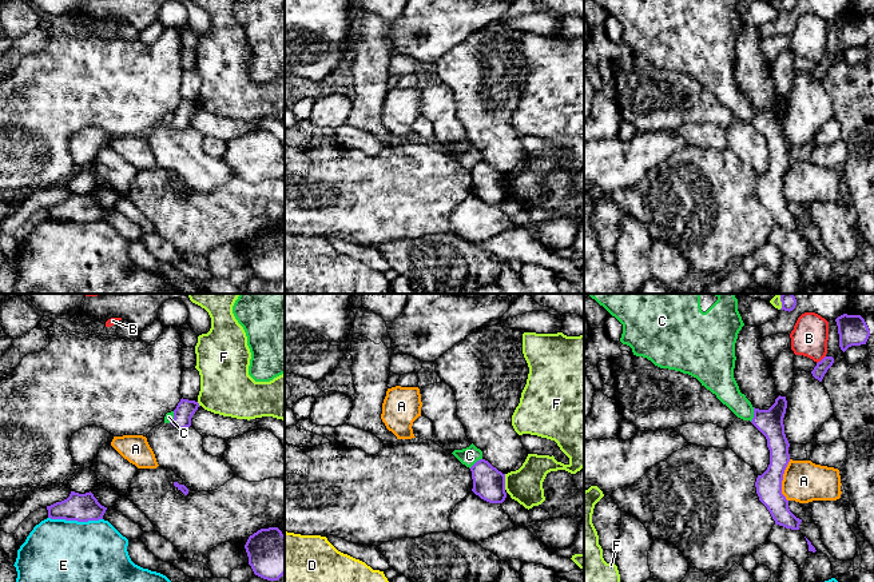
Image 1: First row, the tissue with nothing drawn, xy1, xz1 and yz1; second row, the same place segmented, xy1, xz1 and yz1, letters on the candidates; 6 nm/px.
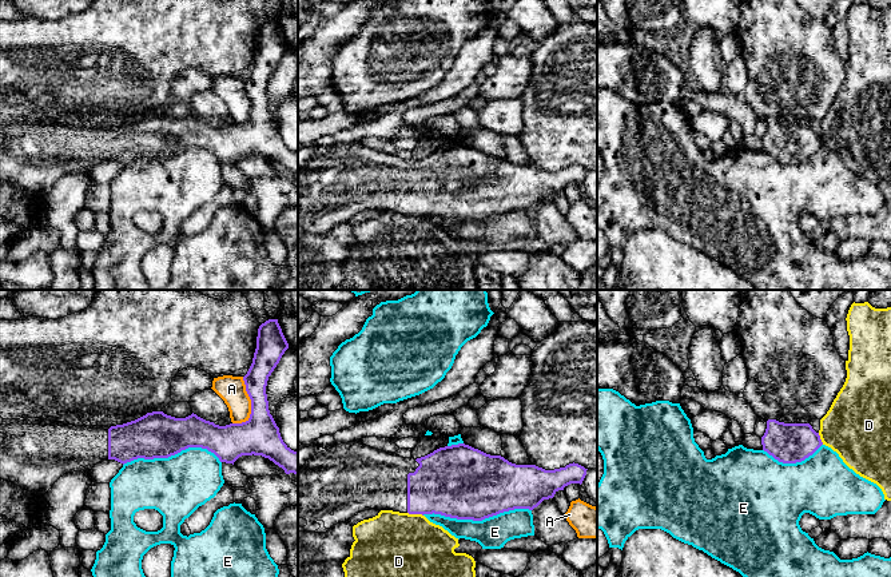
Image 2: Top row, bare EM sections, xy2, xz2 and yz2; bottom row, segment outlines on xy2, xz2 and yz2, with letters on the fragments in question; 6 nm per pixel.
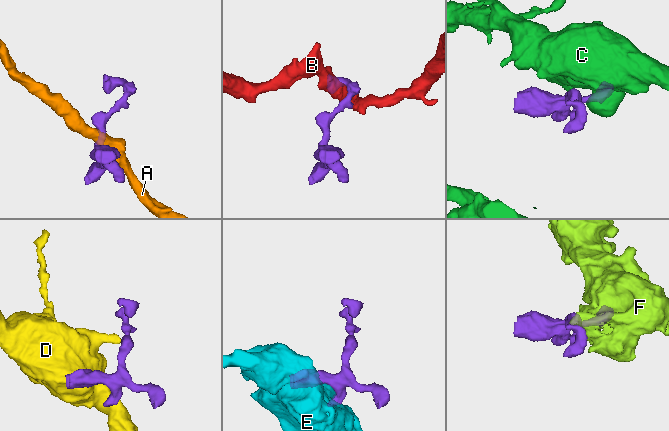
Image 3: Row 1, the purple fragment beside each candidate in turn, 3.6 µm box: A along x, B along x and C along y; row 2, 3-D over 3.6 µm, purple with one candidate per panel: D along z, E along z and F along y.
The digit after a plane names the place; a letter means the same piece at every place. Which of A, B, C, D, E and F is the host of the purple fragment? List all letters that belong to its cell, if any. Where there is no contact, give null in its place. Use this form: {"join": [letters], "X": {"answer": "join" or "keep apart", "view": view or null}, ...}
{"join": [], "A": {"answer": "keep apart", "view": "xy2"}, "B": {"answer": "keep apart", "view": "yz1"}, "C": {"answer": "keep apart", "view": "yz1"}, "D": {"answer": "keep apart", "view": "xz2"}, "E": {"answer": "keep apart", "view": "xz2"}, "F": {"answer": "keep apart", "view": "xz1"}}

